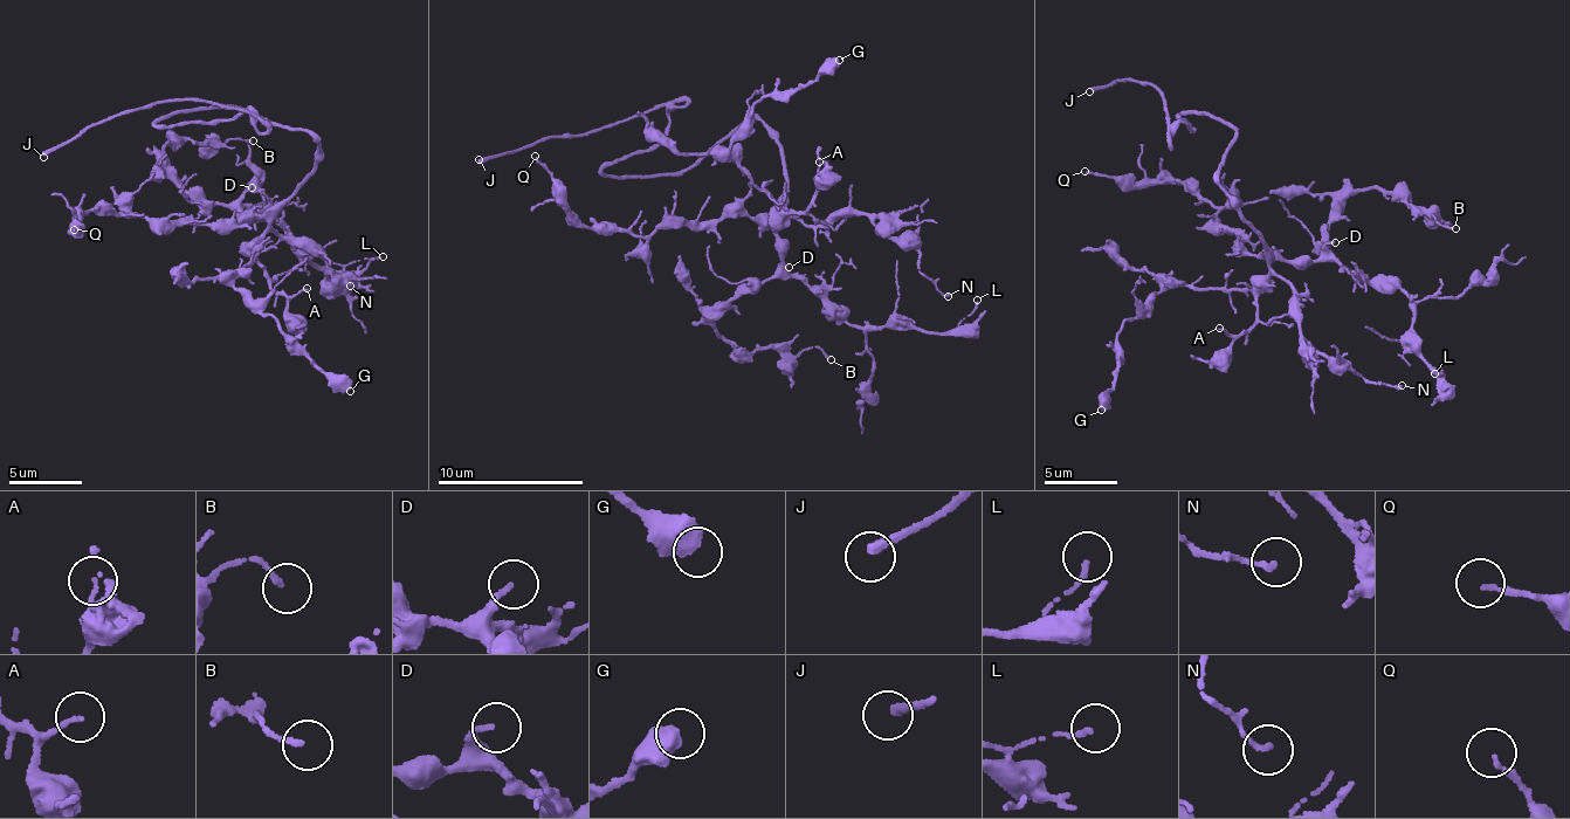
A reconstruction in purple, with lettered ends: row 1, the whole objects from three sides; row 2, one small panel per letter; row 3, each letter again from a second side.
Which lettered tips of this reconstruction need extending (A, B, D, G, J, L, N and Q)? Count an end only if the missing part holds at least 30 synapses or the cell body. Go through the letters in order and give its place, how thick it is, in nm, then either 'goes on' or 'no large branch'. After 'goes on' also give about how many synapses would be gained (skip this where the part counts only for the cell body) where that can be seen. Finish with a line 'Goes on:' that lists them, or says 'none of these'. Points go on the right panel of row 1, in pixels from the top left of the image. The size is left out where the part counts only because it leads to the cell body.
A: (1219, 328) | 130 nm | no large branch
B: (1455, 228) | 170 nm | no large branch
D: (1335, 242) | 140 nm | no large branch
G: (1101, 410) | 600 nm | no large branch
J: (1089, 91) | 300 nm | goes on
L: (1434, 373) | 140 nm | no large branch
N: (1402, 385) | 150 nm | no large branch
Q: (1085, 171) | 180 nm | no large branch
Goes on: J

